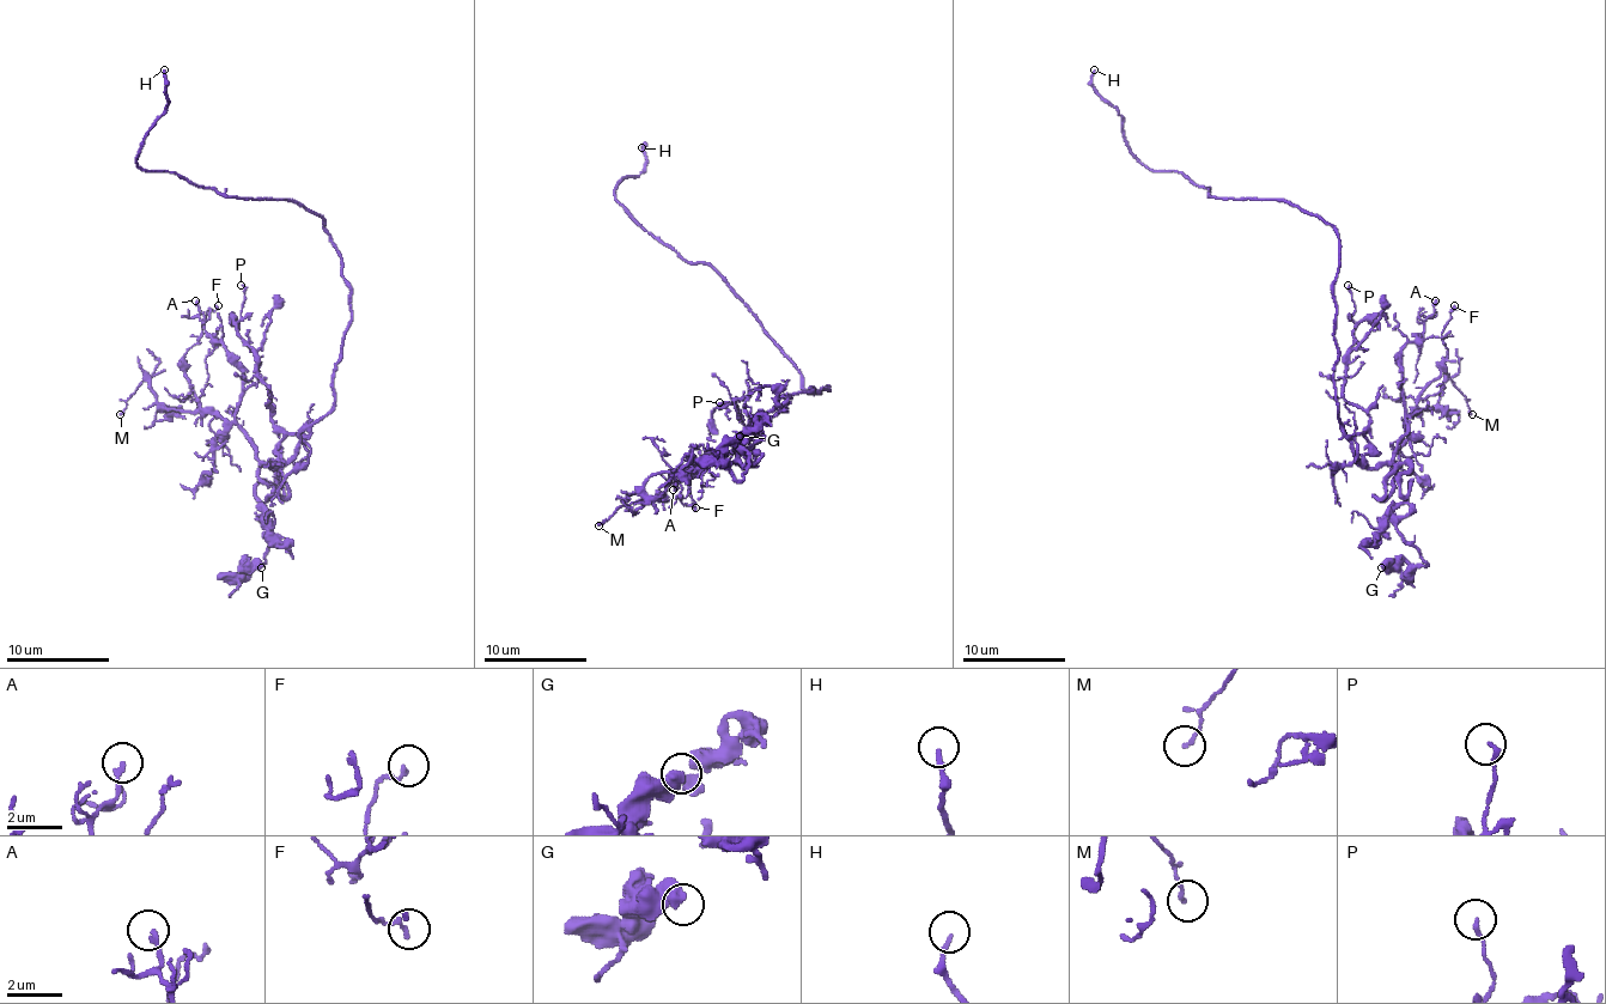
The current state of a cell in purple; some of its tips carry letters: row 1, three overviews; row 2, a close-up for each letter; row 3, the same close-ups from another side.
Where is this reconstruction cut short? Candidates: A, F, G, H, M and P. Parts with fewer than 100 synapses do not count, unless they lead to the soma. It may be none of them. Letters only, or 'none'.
H

